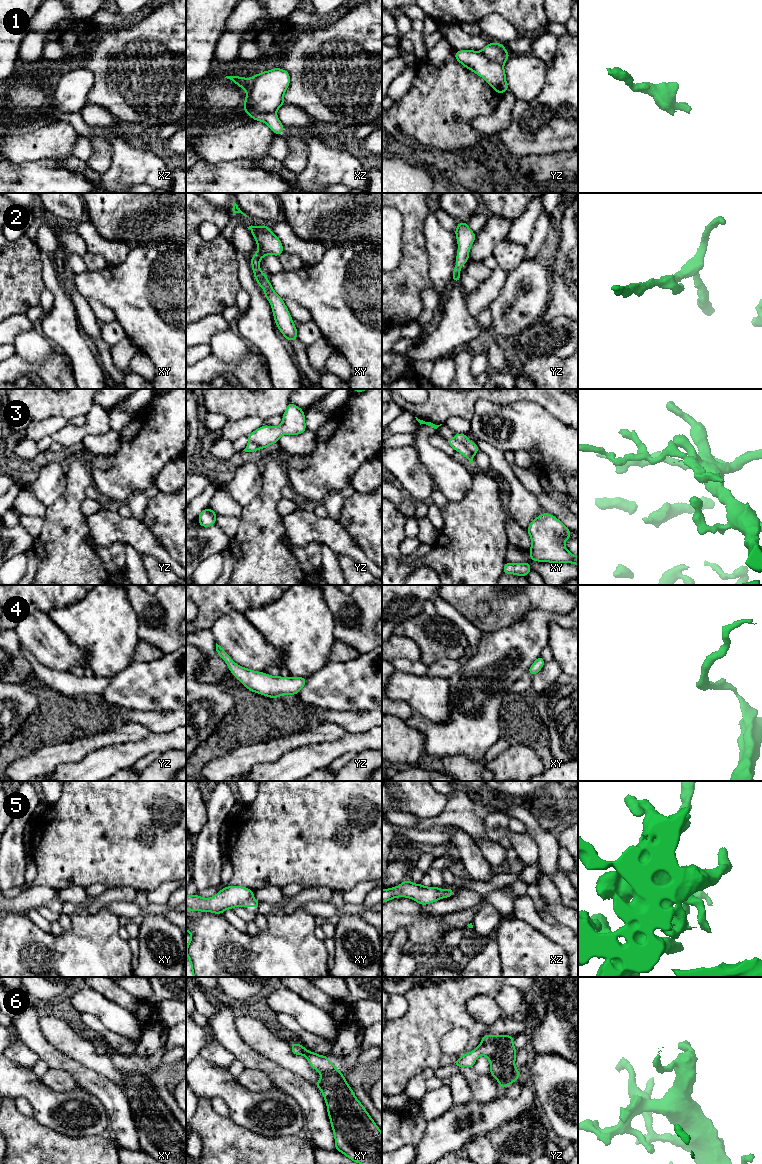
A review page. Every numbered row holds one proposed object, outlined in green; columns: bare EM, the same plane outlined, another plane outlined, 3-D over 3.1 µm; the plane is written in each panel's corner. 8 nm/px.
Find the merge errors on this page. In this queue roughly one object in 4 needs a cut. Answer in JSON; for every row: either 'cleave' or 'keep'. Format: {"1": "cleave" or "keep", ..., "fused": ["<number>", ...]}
{"1": "cleave", "2": "keep", "3": "cleave", "4": "keep", "5": "cleave", "6": "keep", "fused": ["1", "3", "5"]}

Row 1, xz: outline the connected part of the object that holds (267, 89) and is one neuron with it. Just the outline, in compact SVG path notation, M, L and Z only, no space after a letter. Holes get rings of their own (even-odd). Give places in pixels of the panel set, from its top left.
M273 68L268 71L253 75L250 81L249 103L243 105L243 110L248 112L253 109L257 112L276 113L284 105L284 94L290 85L290 74L281 68Z

